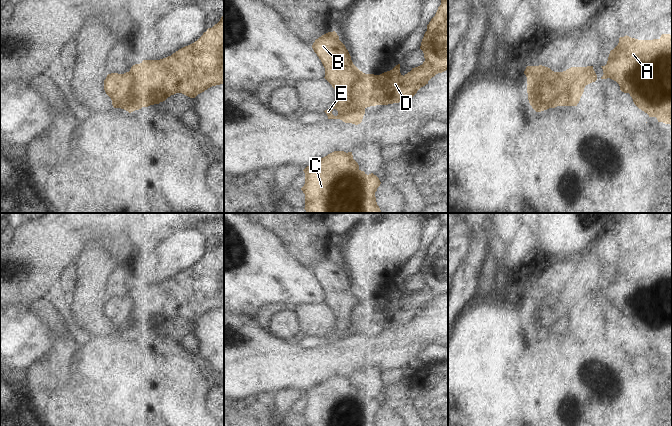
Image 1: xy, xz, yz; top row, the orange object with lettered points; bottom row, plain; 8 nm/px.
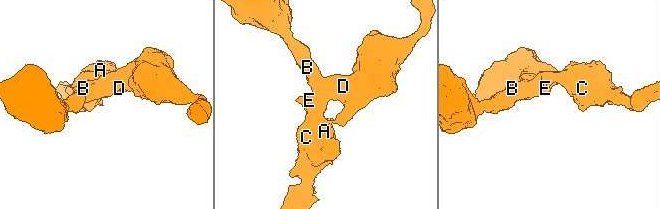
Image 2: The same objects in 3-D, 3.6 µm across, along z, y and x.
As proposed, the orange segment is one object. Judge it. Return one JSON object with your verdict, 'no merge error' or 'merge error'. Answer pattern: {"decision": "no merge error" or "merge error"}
{"decision": "merge error"}

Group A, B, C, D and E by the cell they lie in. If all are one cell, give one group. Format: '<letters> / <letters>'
A B C E / D

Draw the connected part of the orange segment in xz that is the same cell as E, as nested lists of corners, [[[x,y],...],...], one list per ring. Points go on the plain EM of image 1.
[[[335,255],[316,263],[312,272],[325,292],[324,302],[336,316],[333,331],[324,335],[328,343],[360,348],[365,332],[353,312],[364,297],[353,288],[348,274]]]

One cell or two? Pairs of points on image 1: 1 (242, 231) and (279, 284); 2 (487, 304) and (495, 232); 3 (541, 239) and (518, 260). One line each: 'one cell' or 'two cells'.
1: one cell
2: two cells
3: two cells

